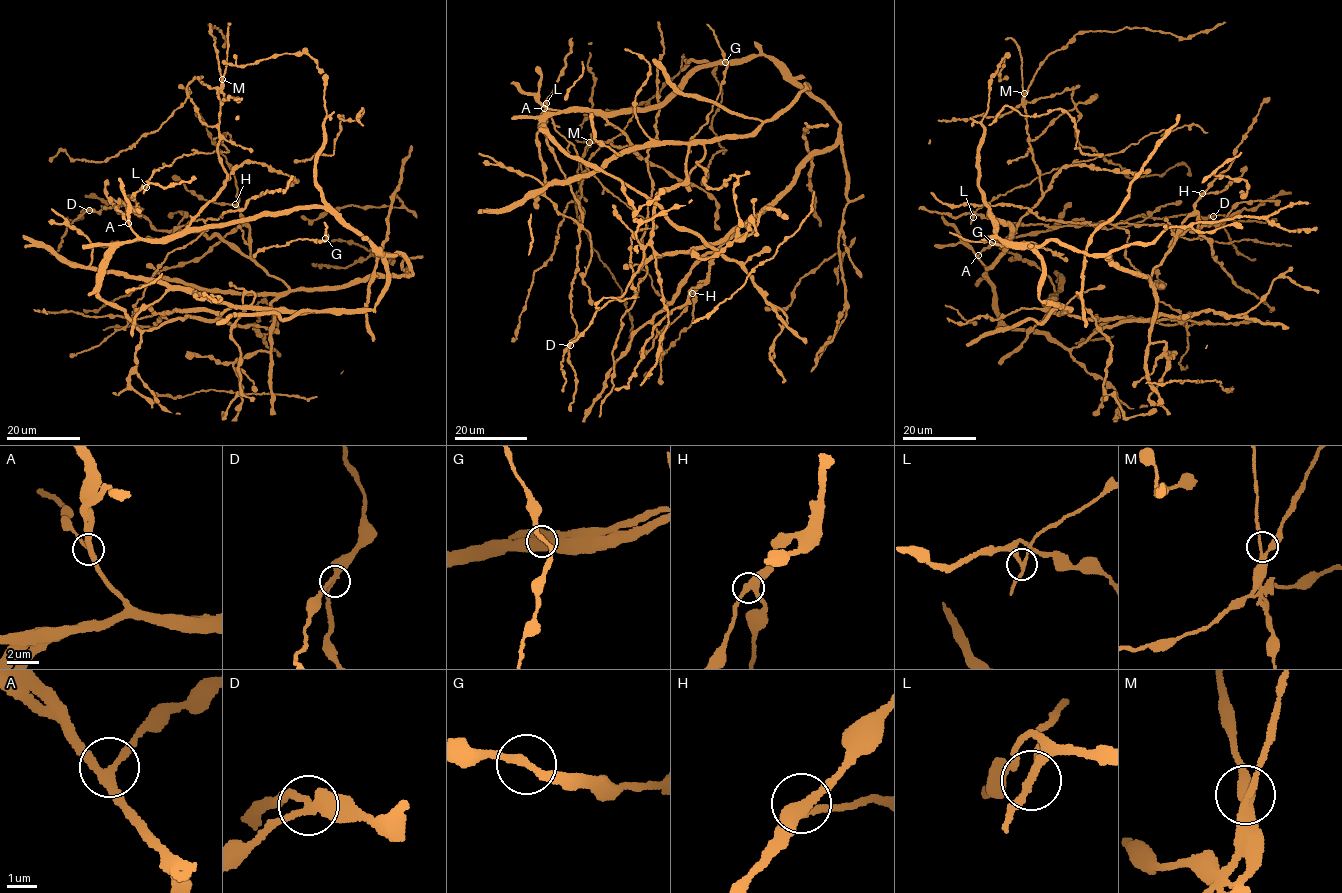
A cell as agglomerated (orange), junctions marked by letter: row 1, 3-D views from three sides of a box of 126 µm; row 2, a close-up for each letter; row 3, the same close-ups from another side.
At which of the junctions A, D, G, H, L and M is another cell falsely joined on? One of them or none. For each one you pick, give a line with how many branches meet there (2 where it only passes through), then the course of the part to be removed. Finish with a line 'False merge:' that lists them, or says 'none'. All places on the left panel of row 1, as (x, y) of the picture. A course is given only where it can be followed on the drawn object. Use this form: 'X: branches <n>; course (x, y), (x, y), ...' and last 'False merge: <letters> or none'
L: branches 3; course (147, 187), (154, 169), (183, 154), (228, 152), (221, 134), (229, 133), (234, 144)
False merge: L

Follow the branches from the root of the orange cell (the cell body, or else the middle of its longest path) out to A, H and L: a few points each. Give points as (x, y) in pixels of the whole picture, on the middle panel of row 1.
A: (750, 56), (703, 65), (663, 101), (642, 108), (609, 113), (544, 108)
H: (750, 56), (764, 55), (808, 90), (839, 123), (839, 139), (815, 151), (721, 246), (692, 293)
L: (750, 56), (703, 65), (650, 106), (544, 109), (544, 192), (580, 226), (579, 201), (544, 132), (547, 103)

